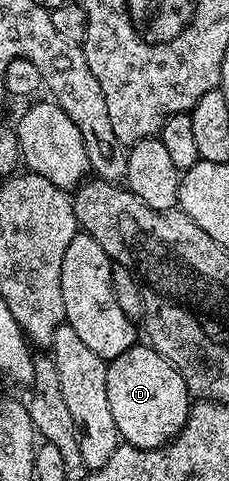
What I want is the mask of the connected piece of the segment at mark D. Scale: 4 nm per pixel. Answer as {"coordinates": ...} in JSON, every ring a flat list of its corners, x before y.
{"coordinates":[[137,342,133,344,130,350,126,350,122,354,118,354,118,358,107,361,108,369,106,370,106,398,110,398,110,414,114,414,114,426,118,426,120,438,123,443,132,444,135,448,163,448,179,434,186,426,186,418,190,407,190,393,186,382,182,378,182,374,176,365,171,364,166,358,162,358,162,354,158,354,147,343]]}

